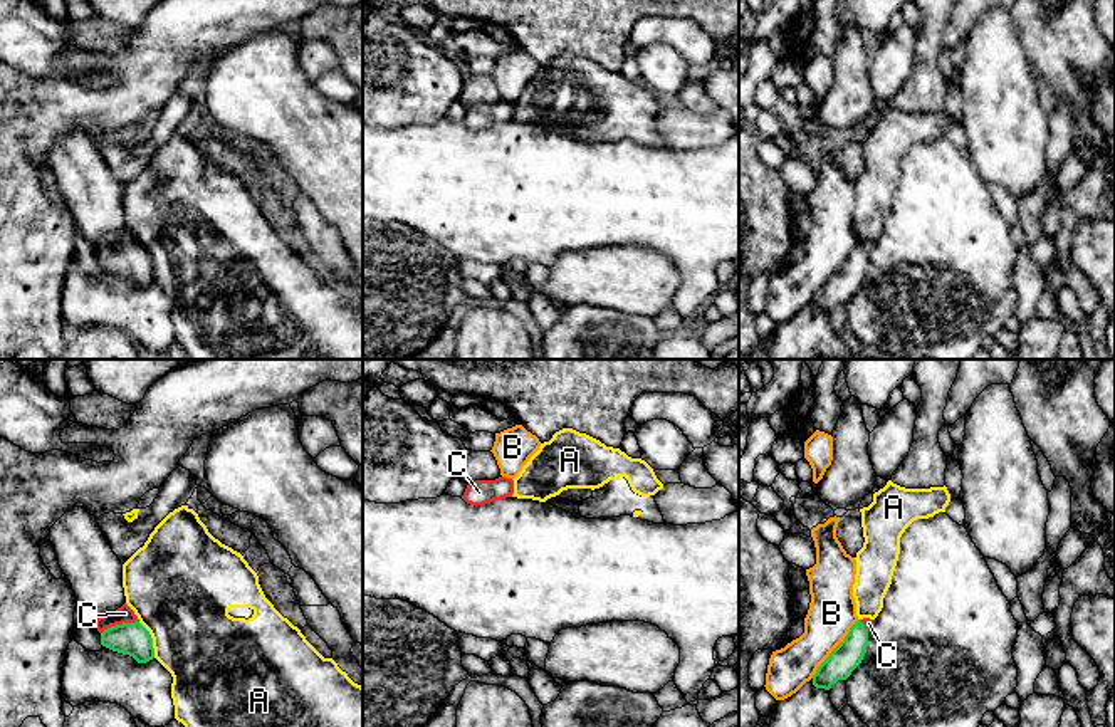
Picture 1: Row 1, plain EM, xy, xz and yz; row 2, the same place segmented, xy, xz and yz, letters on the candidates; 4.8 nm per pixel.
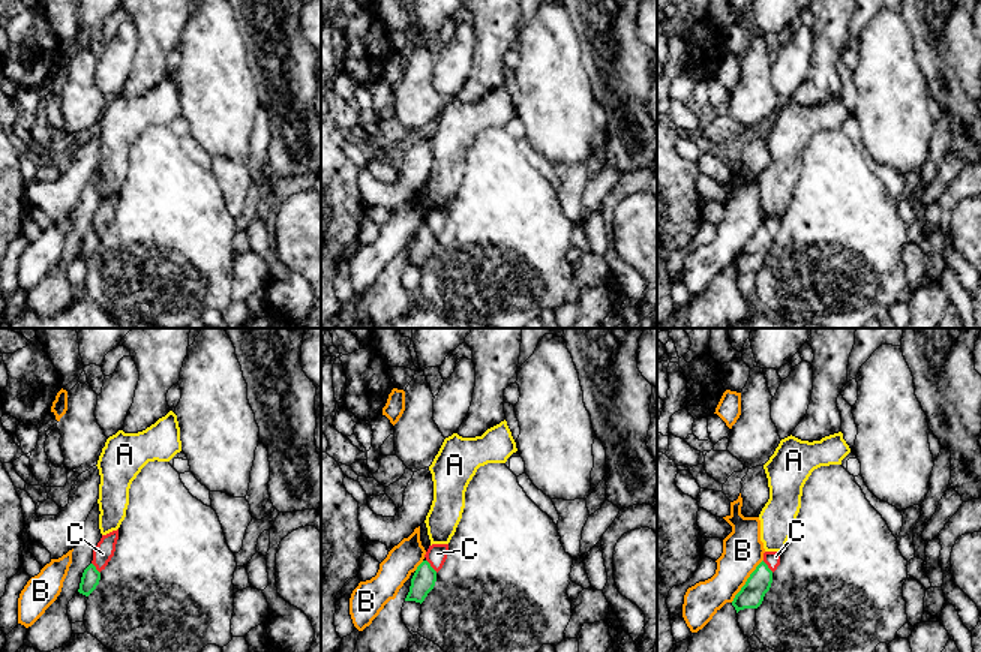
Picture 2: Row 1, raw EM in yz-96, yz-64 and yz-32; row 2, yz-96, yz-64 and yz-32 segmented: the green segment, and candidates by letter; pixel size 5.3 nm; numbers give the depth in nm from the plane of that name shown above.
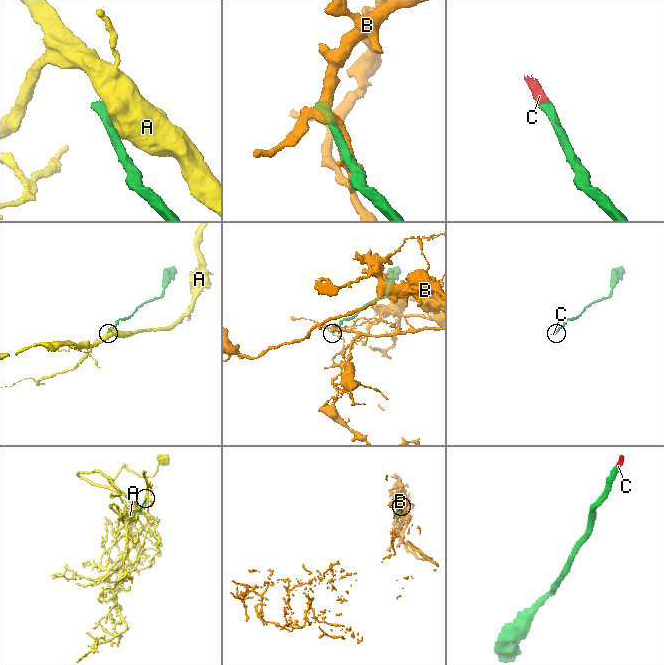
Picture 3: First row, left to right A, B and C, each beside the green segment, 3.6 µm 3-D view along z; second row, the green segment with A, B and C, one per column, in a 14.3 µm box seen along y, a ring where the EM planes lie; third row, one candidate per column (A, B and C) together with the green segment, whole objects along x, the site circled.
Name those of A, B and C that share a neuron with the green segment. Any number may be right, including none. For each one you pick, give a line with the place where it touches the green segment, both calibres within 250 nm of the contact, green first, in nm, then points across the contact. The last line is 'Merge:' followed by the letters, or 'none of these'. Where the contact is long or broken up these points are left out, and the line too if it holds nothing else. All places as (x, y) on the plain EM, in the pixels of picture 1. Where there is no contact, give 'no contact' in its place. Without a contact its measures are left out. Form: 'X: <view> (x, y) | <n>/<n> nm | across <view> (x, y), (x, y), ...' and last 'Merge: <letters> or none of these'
C: xy (120, 249) | 160/80 nm | across xy (130, 262), (120, 249), (125, 237)
Merge: C

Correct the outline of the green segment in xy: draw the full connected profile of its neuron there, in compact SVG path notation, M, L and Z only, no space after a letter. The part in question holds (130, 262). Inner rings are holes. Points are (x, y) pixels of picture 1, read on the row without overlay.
M124 227L116 235L107 235L94 245L101 257L101 269L133 280L138 287L154 282L153 262L139 247L134 235Z

